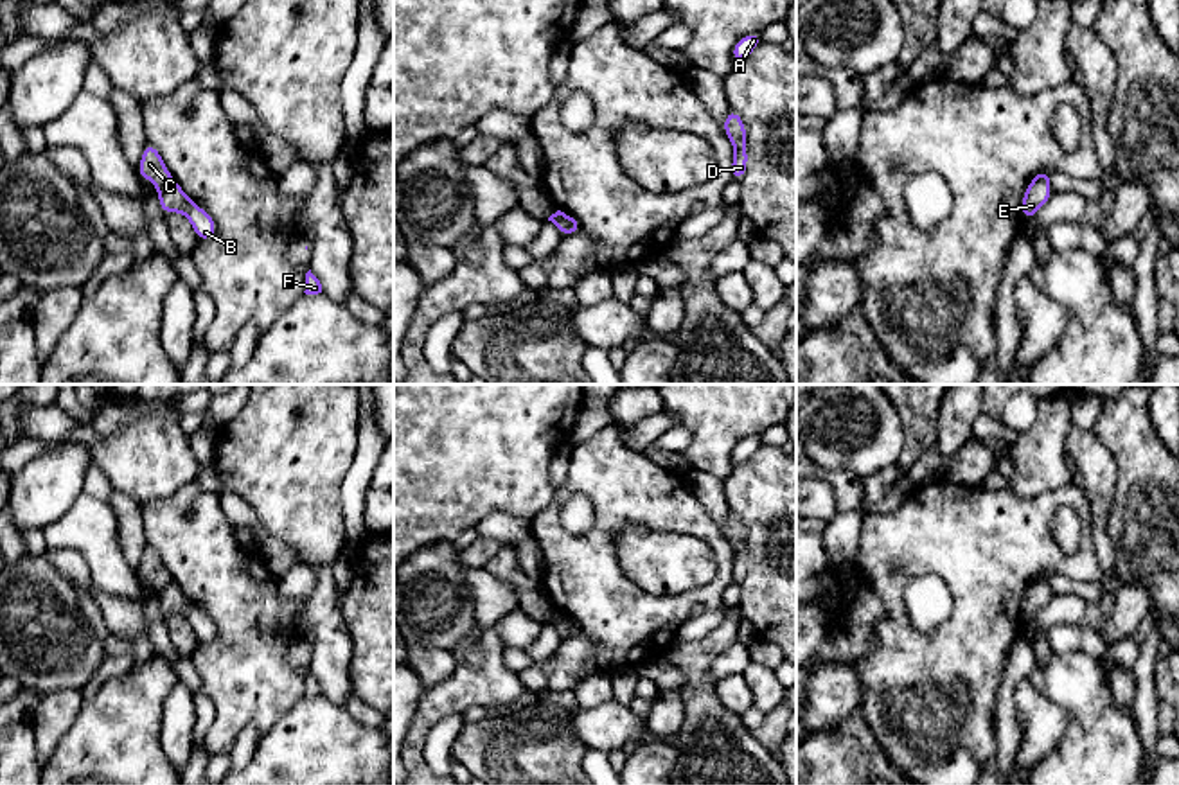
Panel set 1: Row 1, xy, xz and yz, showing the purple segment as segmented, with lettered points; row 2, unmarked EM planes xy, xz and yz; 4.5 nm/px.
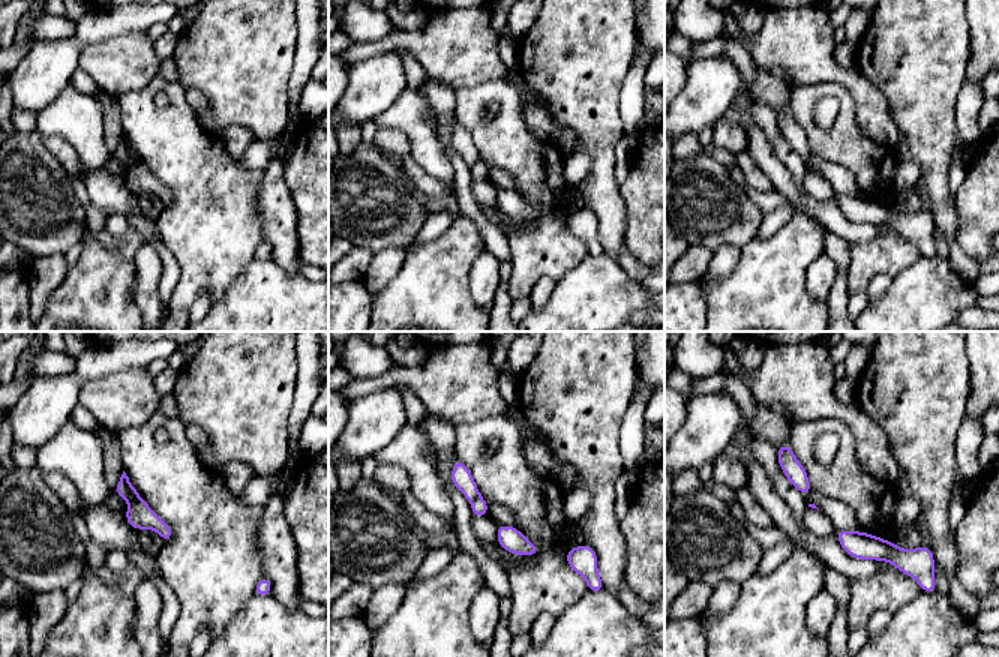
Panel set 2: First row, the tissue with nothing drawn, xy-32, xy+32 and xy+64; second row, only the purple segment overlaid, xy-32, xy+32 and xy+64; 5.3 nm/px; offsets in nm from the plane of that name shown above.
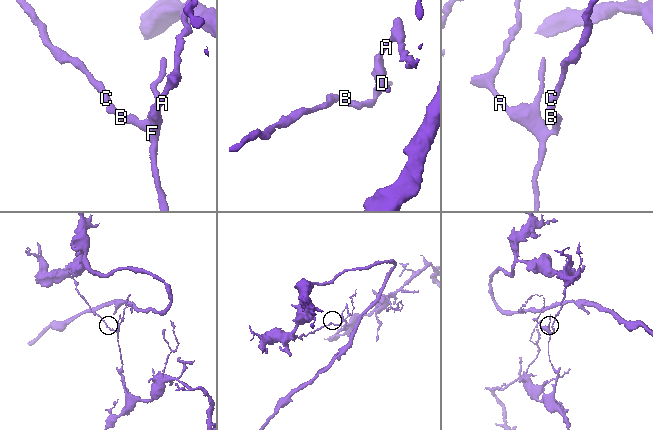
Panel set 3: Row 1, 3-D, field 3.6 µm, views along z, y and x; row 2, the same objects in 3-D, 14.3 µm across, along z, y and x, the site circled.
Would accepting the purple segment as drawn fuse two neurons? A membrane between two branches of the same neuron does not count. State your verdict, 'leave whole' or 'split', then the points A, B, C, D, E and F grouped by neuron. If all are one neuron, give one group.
split; A B D E F / C

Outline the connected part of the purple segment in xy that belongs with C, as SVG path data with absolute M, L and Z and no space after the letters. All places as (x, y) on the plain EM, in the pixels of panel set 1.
M146 544L137 577L149 582L155 589L162 589L171 582L171 575L160 559L160 553L151 544Z

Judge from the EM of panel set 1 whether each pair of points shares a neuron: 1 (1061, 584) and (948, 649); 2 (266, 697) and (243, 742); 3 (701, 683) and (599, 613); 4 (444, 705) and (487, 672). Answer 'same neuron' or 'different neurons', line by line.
1: different neurons
2: different neurons
3: different neurons
4: same neuron

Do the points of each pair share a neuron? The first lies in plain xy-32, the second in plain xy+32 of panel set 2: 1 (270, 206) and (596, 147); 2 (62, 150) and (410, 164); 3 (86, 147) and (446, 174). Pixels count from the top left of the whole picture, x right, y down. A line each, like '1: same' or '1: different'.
1: same
2: different
3: same

